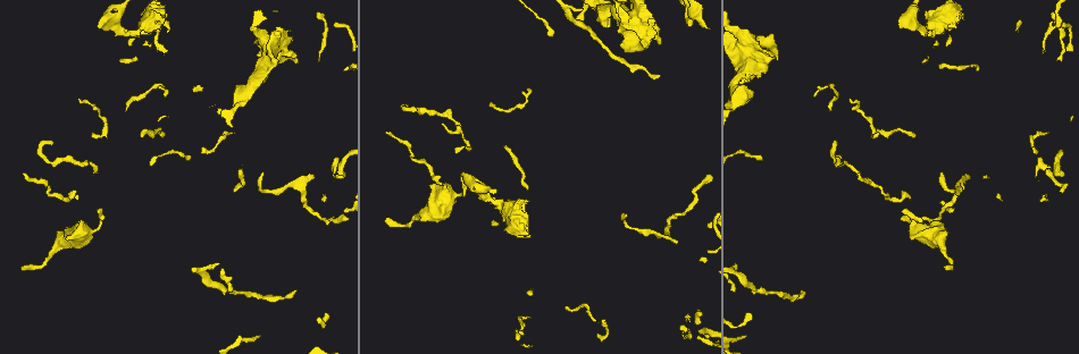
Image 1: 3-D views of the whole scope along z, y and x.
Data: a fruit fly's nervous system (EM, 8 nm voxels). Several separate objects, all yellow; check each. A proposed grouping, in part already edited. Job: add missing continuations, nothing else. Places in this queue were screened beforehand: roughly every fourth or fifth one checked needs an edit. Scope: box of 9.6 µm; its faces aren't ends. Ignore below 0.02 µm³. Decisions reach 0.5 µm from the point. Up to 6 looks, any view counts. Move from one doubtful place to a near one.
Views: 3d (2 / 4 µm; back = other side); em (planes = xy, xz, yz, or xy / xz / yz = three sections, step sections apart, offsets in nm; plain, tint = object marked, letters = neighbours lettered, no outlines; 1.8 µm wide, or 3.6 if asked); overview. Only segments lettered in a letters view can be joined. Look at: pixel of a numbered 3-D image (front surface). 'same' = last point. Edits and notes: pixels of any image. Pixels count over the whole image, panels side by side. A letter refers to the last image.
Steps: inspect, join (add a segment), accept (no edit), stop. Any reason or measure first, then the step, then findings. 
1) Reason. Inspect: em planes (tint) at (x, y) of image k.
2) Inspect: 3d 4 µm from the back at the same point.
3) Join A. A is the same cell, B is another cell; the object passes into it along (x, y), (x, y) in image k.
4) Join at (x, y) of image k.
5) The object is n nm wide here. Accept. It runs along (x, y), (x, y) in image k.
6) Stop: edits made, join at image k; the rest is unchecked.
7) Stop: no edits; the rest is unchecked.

Inspect: 3d 4 µm at (262, 37) of image 1.

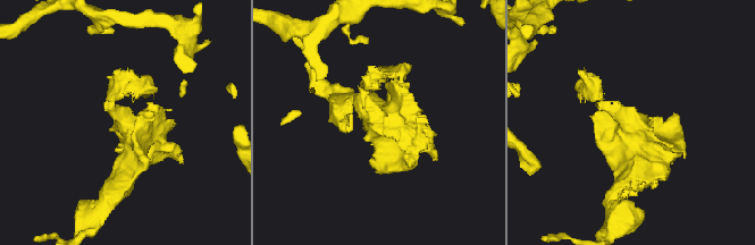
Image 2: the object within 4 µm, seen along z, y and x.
Shape alone is not enough. Inspect: em 3.6 µm planes (letters) at (377, 116) of image 2.

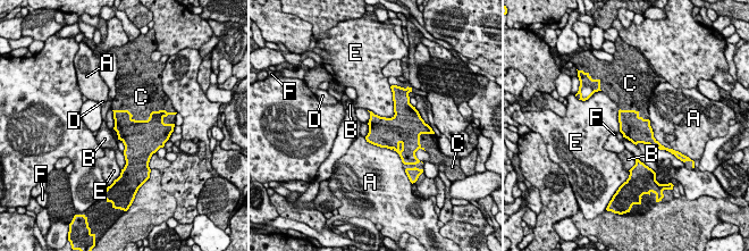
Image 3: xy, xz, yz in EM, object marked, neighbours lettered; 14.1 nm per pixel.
The longest contact is with C, 650 nm. Join C. C is the same cell, A, B, D, E and F are other cells; the object passes into it along (139, 136), (134, 119), (139, 102) in image 3; it goes on there.

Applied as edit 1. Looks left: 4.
Branch stops here. Inspect: 3d 4 µm at (800, 290) of image 1.

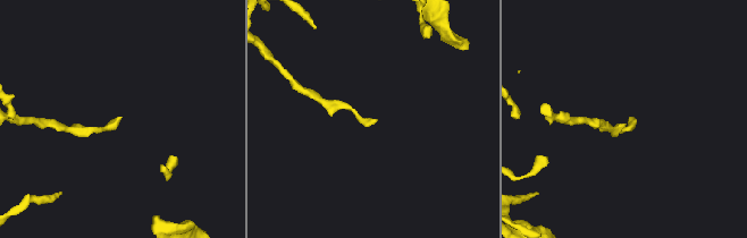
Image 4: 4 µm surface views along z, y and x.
Inspect: em xz step 16 (letters) at (629, 117) of image 4.

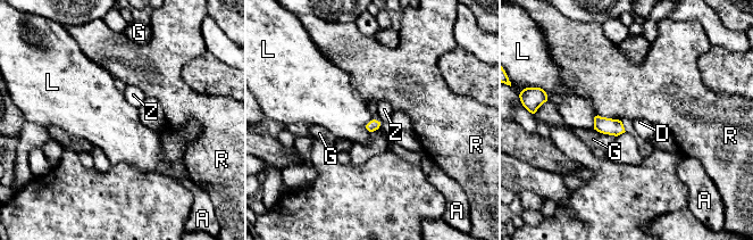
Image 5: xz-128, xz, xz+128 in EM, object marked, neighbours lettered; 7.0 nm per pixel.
The object is 80 nm wide here. Accept. A, D, G, L, R and Z are other cells; a border runs along (374, 118), (366, 125), (369, 132) in image 5; no lettered segment goes on from it.

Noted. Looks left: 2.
Thin end. Inspect: em planes (tint) at (100, 27) of image 1.

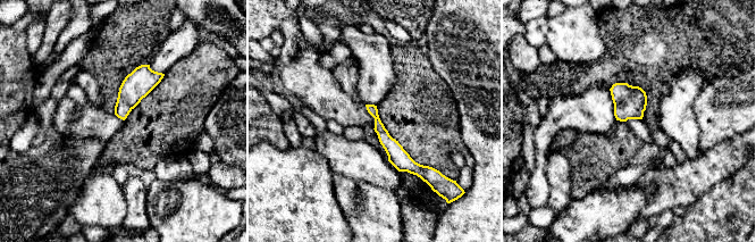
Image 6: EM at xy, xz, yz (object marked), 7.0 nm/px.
What lies round it. Inspect: em planes (letters) at the same point.

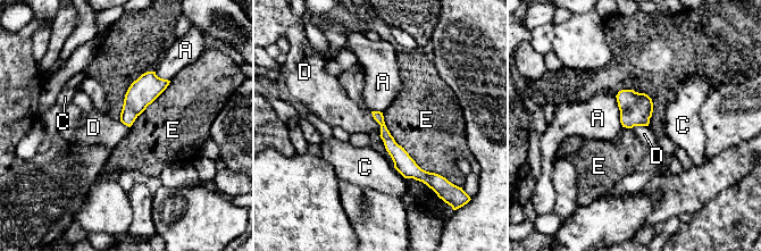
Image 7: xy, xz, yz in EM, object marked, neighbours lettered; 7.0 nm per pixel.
The longest contact is with E, 600 nm. Accept. A, C, D and E are other cells; a border runs along (370, 111), (379, 125), (379, 135) in image 7; none of them fits.

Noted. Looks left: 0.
Stop: edits made, join at image 3; the rest is unchecked.

